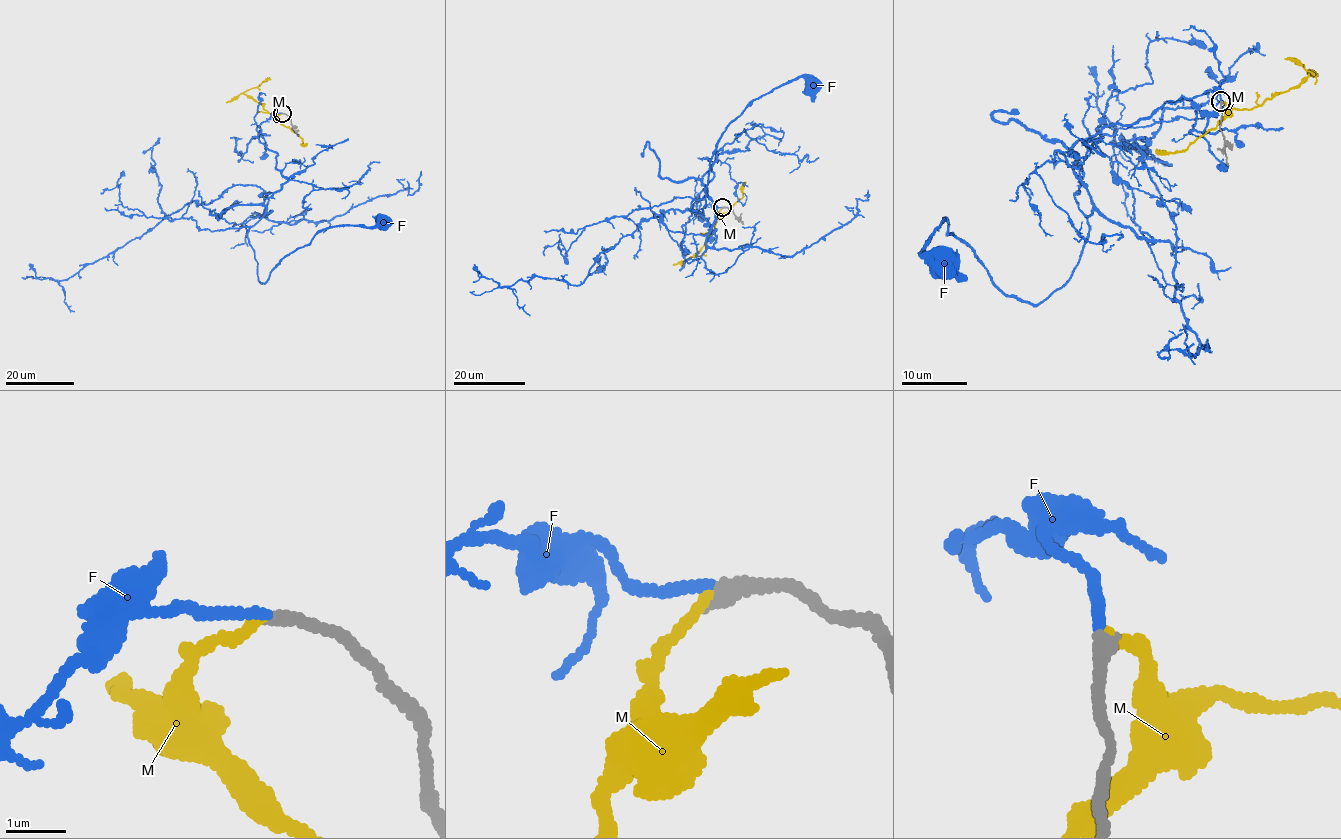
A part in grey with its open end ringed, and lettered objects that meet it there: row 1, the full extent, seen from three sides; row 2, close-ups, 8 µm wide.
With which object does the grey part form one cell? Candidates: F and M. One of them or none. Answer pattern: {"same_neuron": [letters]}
{"same_neuron": ["F"]}

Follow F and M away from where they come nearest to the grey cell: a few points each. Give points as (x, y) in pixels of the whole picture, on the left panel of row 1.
F: (282, 113), (259, 127), (288, 179), (247, 234), (260, 283), (321, 230), (381, 224)
M: (282, 113), (276, 118), (271, 116), (244, 93), (270, 79)

